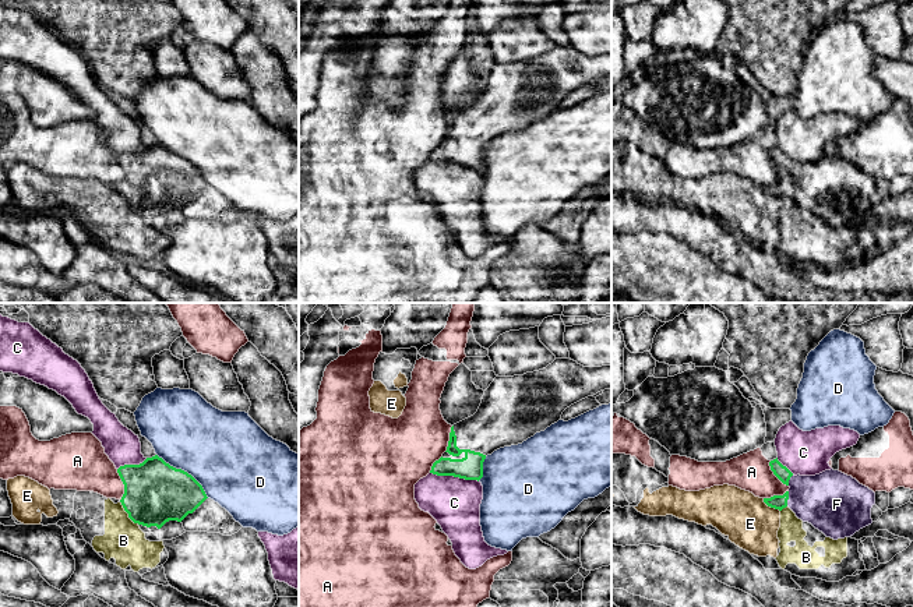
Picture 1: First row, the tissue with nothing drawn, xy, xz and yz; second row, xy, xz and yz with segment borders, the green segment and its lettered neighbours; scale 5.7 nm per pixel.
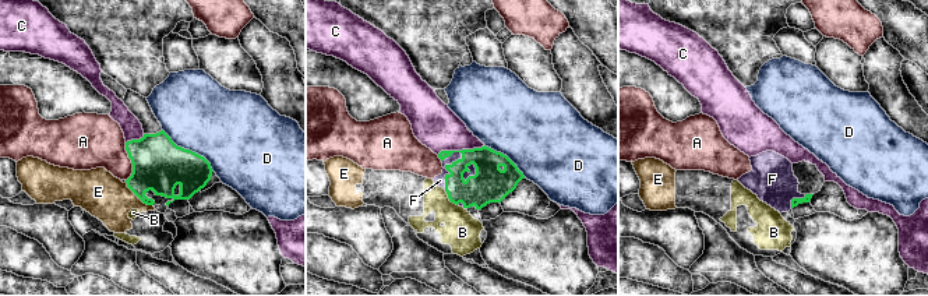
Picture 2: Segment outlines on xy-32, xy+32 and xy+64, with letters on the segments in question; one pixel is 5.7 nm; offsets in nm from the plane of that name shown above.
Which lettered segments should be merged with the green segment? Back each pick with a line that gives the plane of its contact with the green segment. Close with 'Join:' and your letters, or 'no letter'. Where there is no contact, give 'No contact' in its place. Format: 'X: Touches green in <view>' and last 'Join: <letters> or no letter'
F: Touches green in yz
Join: F

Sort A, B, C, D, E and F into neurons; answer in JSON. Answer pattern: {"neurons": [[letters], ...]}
{"neurons": [["A"], ["B", "E"], ["C"], ["D"], ["F"]]}

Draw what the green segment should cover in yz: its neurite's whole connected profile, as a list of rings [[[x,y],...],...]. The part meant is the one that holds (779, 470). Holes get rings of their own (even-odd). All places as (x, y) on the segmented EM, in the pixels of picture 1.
[[[778,458],[769,462],[771,470],[773,472],[773,474],[786,486],[789,486],[789,480],[793,476],[793,473],[783,466]]]

